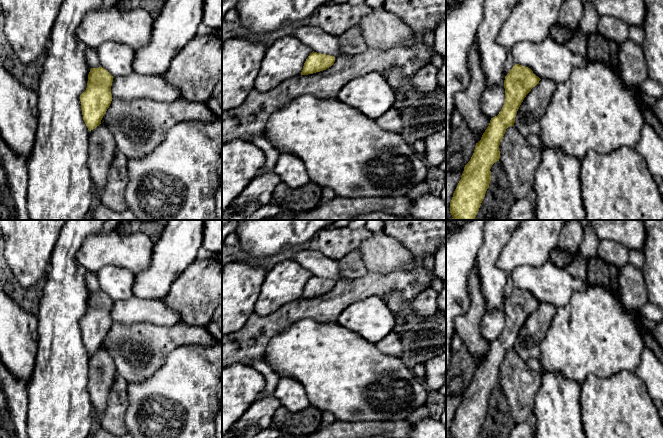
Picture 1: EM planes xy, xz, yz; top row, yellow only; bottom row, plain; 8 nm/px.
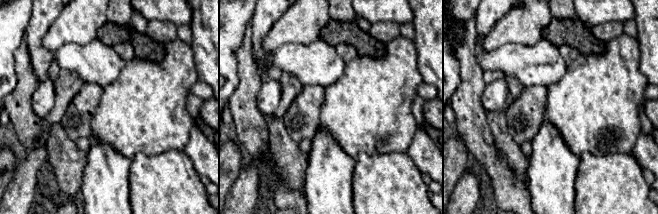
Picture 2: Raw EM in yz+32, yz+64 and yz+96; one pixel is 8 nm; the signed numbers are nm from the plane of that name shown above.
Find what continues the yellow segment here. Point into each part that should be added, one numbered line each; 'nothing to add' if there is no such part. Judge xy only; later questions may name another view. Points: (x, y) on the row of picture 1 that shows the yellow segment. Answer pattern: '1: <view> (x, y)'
nothing to add

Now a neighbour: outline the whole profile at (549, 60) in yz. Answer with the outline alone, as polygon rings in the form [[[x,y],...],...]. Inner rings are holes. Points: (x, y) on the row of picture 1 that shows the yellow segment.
[[[550,36],[539,43],[520,42],[508,52],[515,64],[528,67],[541,80],[552,80],[556,84],[568,80],[573,70],[585,67],[589,59],[573,53]]]

